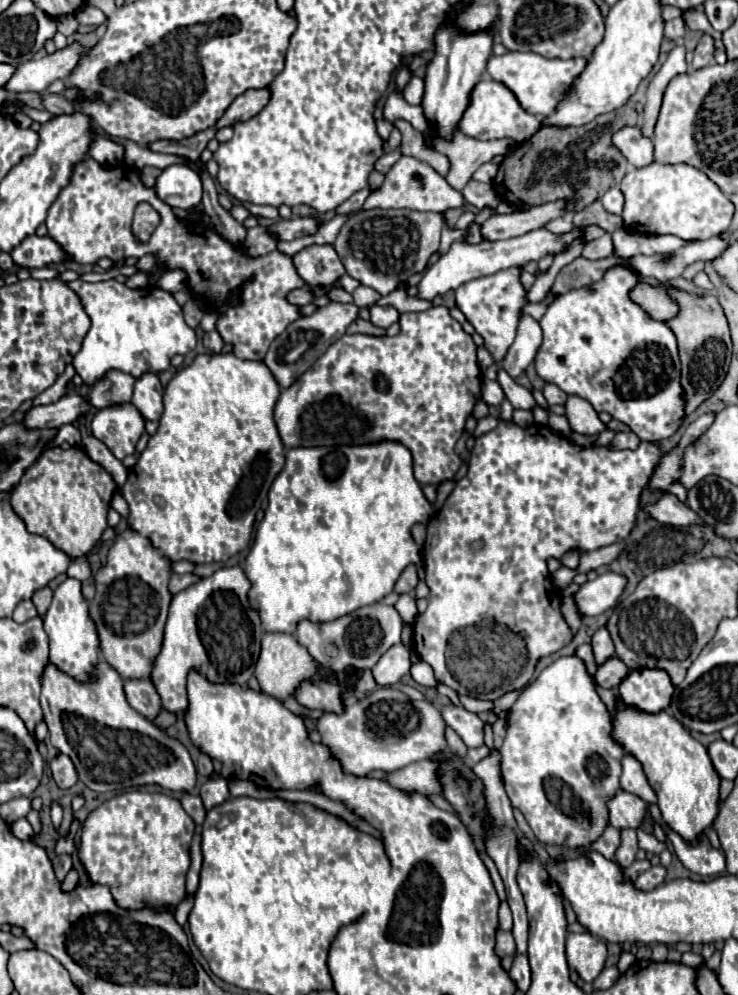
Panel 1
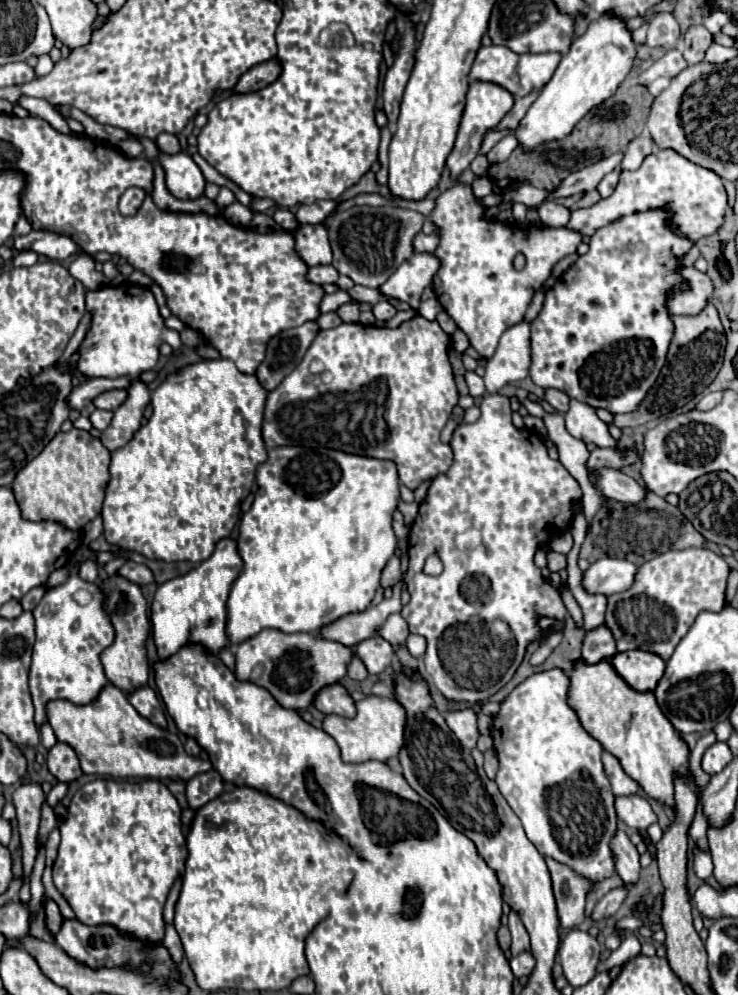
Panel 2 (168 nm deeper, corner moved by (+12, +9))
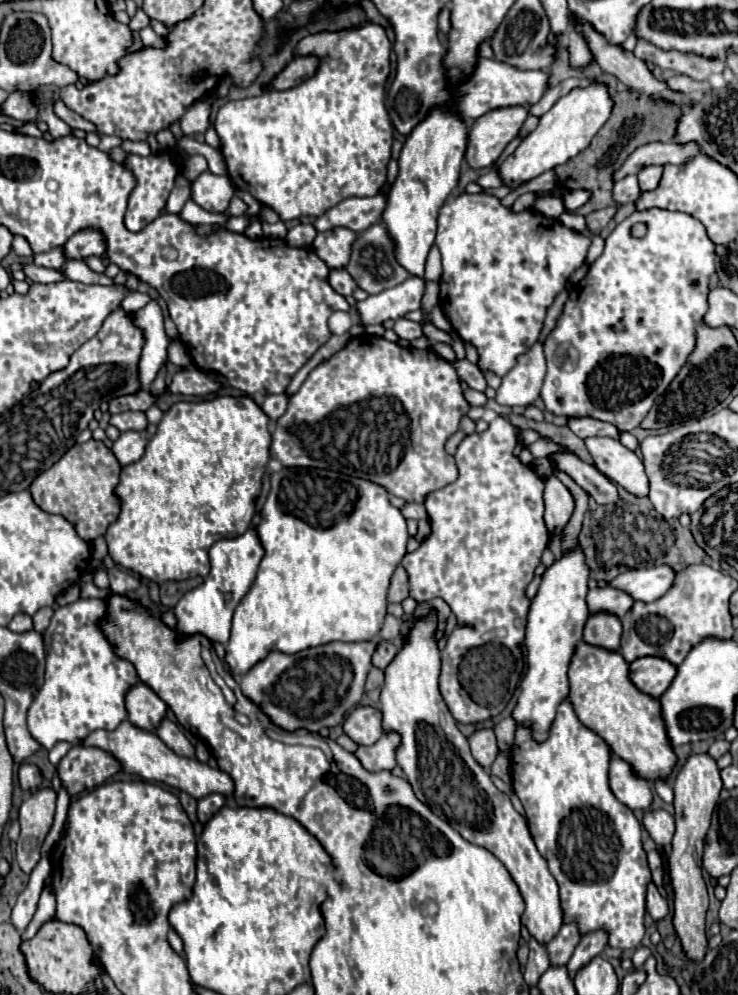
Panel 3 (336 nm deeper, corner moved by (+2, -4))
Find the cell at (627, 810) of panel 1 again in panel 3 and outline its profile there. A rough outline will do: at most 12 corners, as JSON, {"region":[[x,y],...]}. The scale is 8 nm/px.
{"region":[[646,810],[642,824],[656,846],[672,842],[674,818]]}

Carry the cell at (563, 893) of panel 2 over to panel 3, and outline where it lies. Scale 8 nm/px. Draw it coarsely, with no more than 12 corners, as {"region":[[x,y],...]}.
{"region":[[566,922],[546,944],[552,964],[566,964],[580,942],[576,922]]}

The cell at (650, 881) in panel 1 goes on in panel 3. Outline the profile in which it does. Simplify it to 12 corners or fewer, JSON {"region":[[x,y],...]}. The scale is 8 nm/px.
{"region":[[594,930],[582,936],[568,972],[574,978],[578,968],[602,954],[608,944],[606,930]]}

